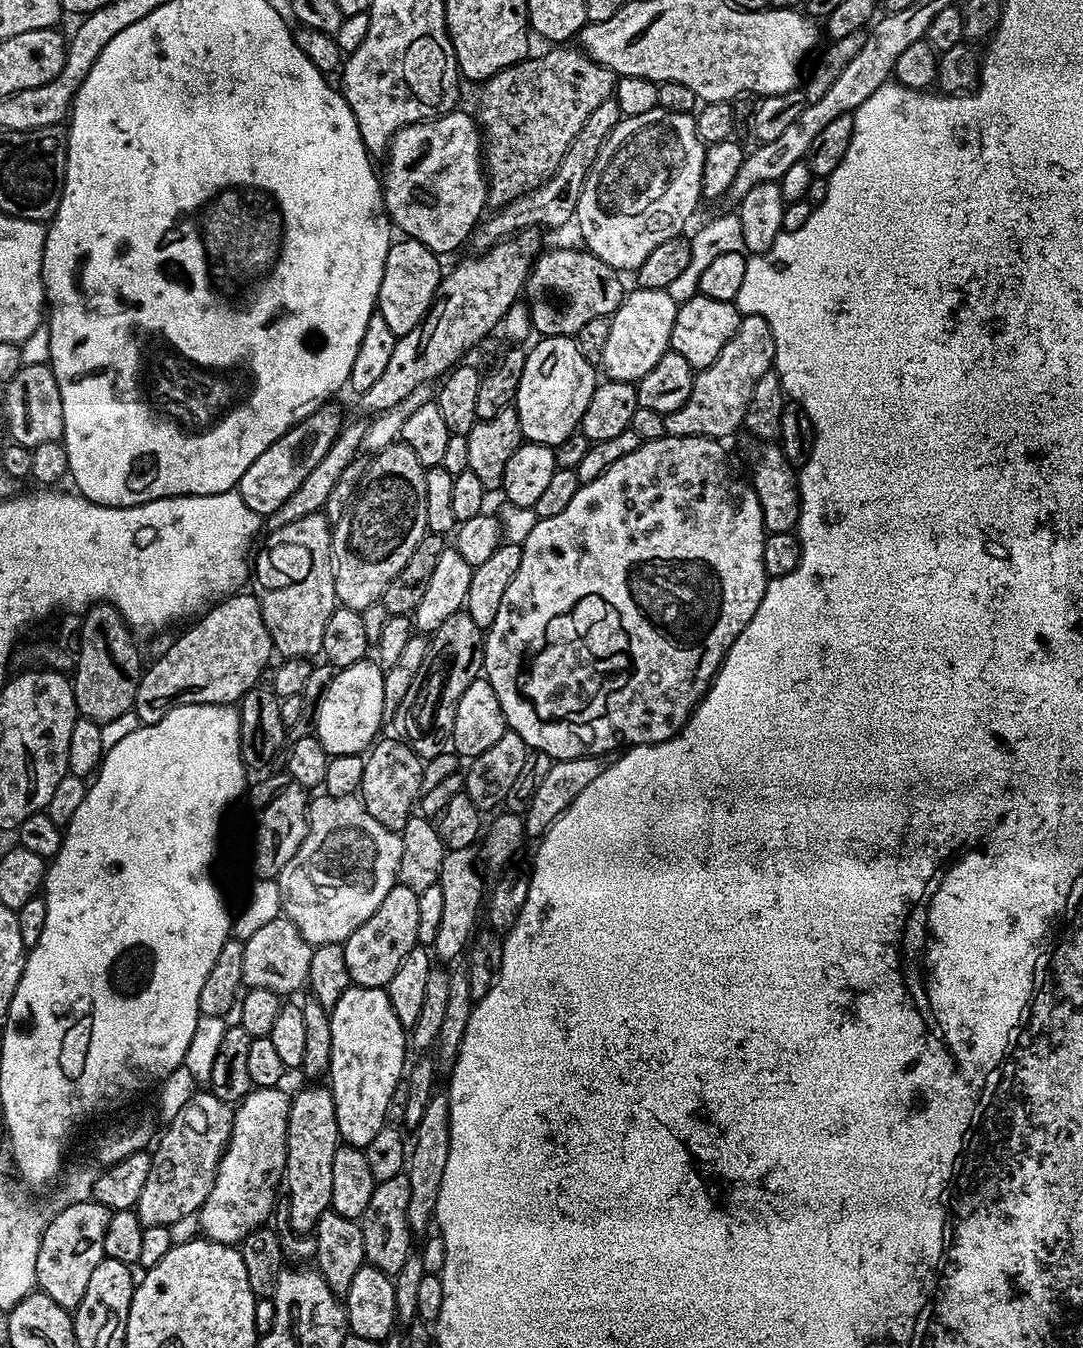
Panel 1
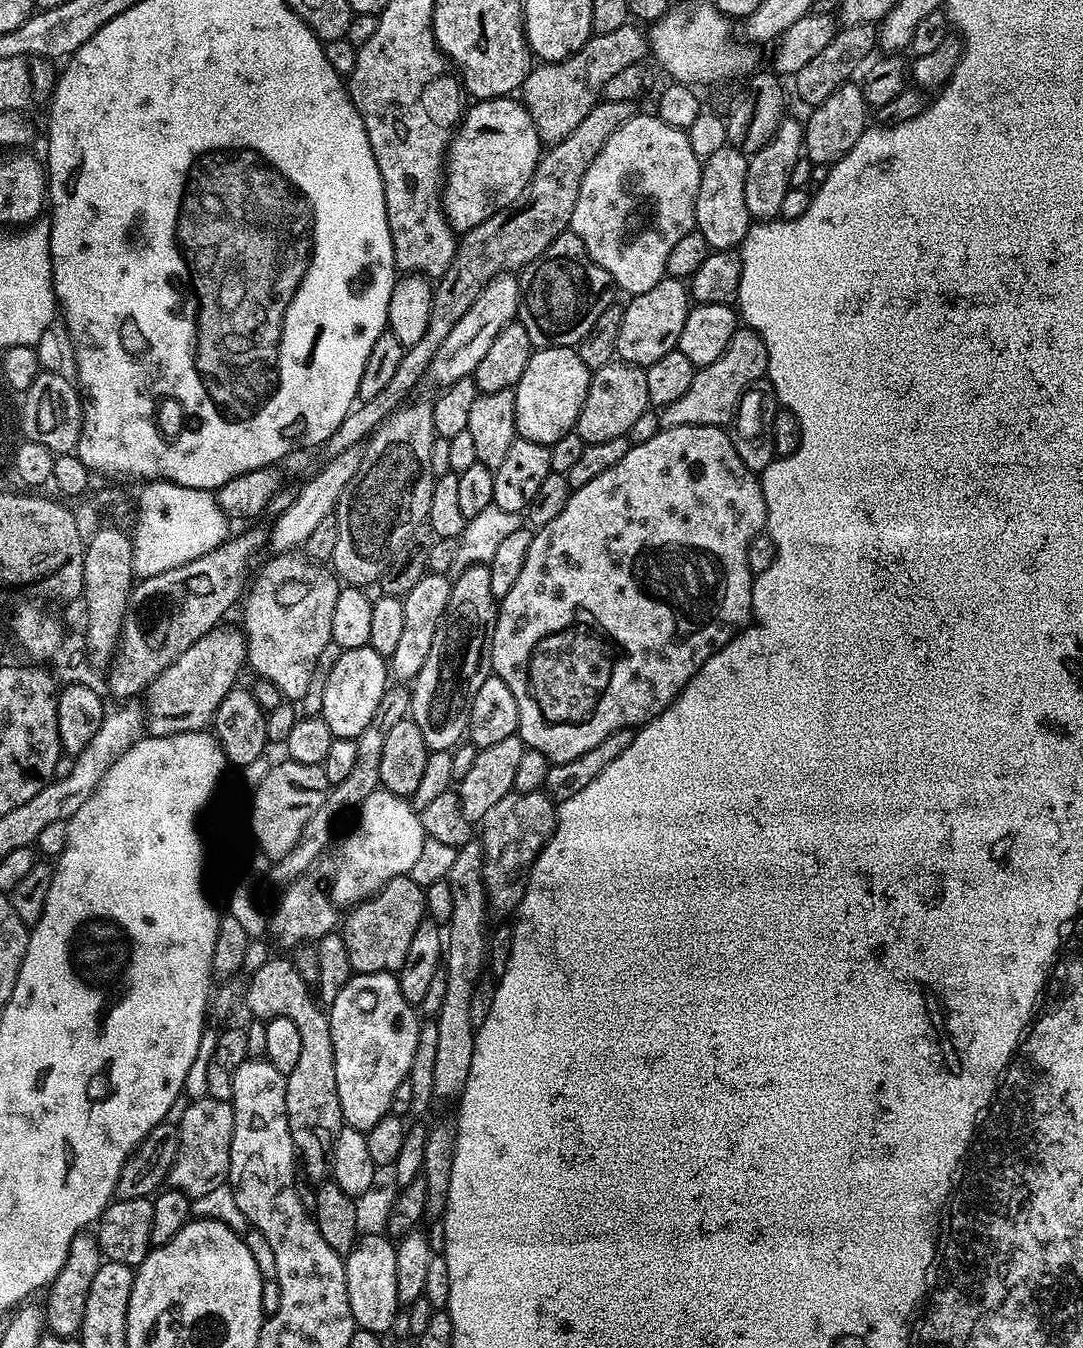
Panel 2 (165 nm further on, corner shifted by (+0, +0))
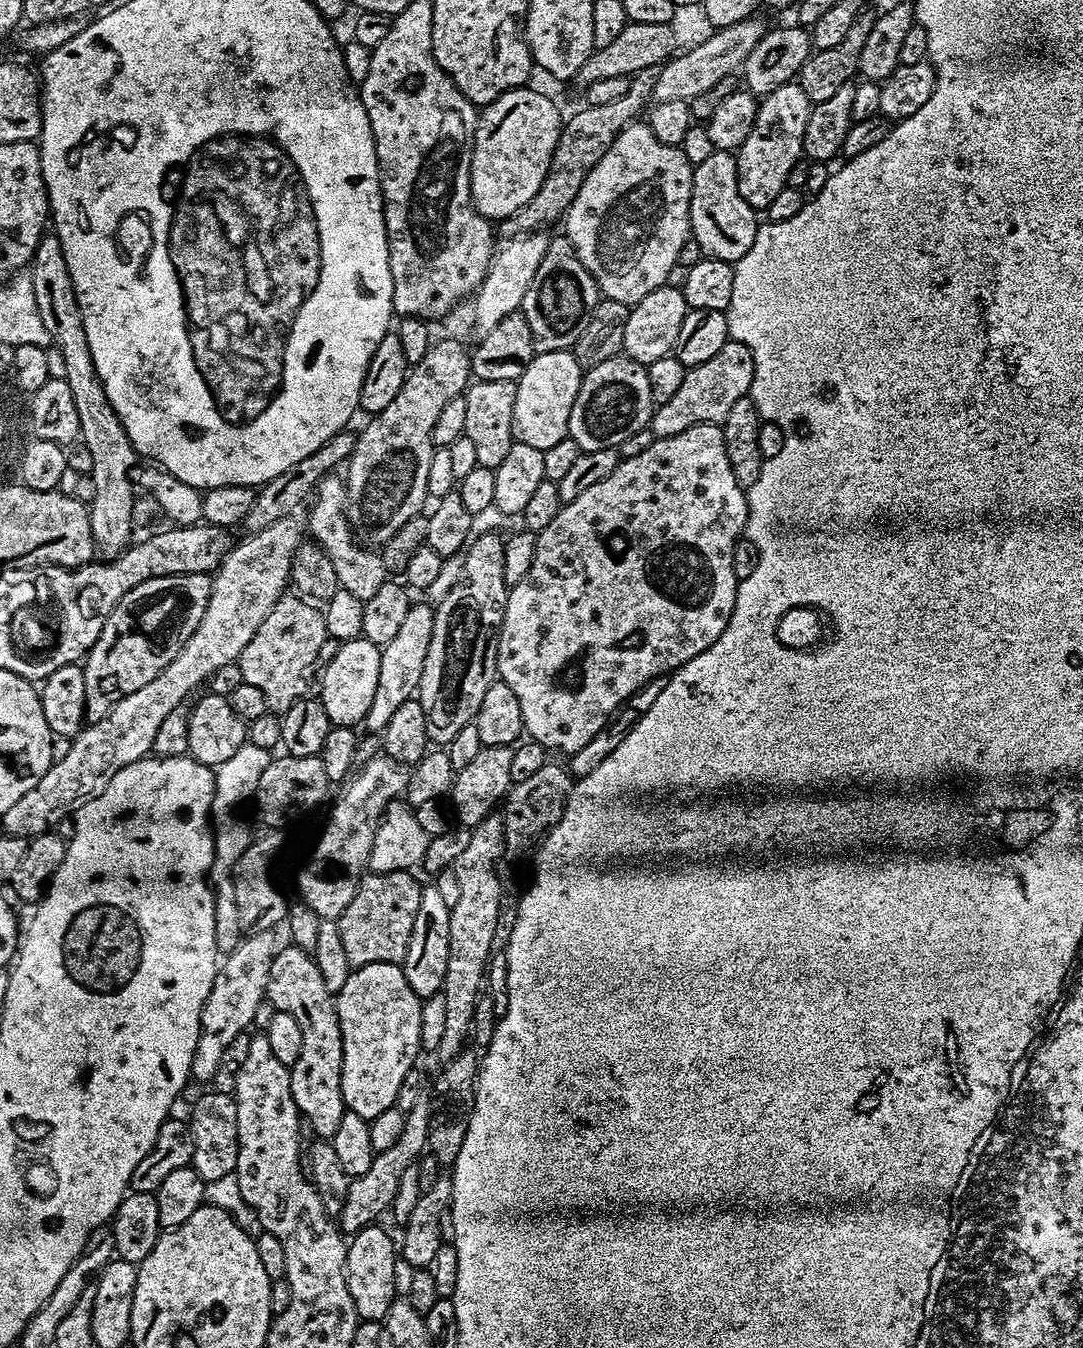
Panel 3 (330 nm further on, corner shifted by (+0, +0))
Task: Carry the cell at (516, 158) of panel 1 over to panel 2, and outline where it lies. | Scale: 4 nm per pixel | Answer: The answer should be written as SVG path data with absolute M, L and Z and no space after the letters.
M629 22L611 34L593 34L574 55L565 60L541 63L528 73L522 85L522 103L532 115L545 145L562 142L562 138L566 138L566 134L570 134L570 130L590 114L593 106L600 103L606 82L610 82L610 78L625 66L641 63L649 55L649 37L645 33L643 36L639 30L635 23Z

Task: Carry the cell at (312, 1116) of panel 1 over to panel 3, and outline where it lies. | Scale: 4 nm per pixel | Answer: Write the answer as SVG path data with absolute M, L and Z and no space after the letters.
M295 946L281 947L270 962L264 995L277 1012L291 1014L302 1029L302 1054L290 1070L290 1090L296 1109L314 1128L314 1137L331 1138L346 1111L342 1098L344 1039L336 1013L334 994L326 990L312 953Z

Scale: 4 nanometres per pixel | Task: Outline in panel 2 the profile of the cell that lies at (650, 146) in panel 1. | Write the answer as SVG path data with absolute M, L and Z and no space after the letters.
M655 114L632 116L602 146L598 158L590 162L590 170L586 170L586 178L582 178L582 186L578 190L578 202L574 206L571 231L586 246L590 258L606 274L610 274L612 283L621 293L628 292L629 297L642 294L660 280L665 279L668 271L670 250L686 238L686 234L694 231L696 226L696 199L700 185L702 162L690 150L690 138L683 128L666 126Z

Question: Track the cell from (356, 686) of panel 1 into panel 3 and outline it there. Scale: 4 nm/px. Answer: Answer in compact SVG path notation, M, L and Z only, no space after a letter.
M363 638L359 640L343 641L334 654L334 659L329 664L323 665L322 672L324 677L319 677L318 688L320 684L320 693L318 699L323 704L330 722L338 728L356 728L363 725L366 714L370 710L370 702L374 702L374 692L378 690L378 672L380 670L380 650L381 645L370 642Z

